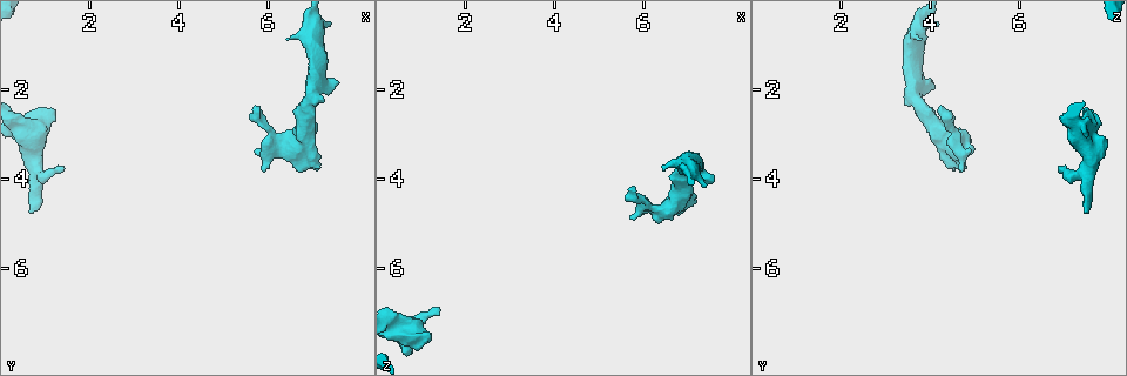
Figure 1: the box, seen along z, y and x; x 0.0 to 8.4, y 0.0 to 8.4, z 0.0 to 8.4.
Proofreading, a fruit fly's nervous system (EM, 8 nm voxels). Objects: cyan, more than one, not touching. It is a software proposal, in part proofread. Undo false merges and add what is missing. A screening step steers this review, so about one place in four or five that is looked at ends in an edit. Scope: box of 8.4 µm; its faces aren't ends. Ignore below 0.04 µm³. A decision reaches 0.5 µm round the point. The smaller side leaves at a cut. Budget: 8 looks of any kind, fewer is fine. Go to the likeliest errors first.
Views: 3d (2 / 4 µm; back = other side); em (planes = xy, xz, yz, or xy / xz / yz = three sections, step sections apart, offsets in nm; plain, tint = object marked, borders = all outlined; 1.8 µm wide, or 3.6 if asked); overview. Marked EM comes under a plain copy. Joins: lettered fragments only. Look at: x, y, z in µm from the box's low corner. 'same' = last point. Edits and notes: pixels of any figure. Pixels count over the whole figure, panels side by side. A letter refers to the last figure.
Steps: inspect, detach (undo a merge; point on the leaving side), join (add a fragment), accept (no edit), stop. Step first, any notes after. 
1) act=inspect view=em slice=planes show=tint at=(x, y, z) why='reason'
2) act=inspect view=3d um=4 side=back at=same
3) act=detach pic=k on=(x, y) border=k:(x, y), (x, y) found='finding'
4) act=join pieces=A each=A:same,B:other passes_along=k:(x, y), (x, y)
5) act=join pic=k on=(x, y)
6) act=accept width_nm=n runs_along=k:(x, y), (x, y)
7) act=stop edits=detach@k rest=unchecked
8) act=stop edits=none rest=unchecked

act=inspect view=em slice=planes show=borders at=(0.65, 4.75, 7.50) why='an open end'

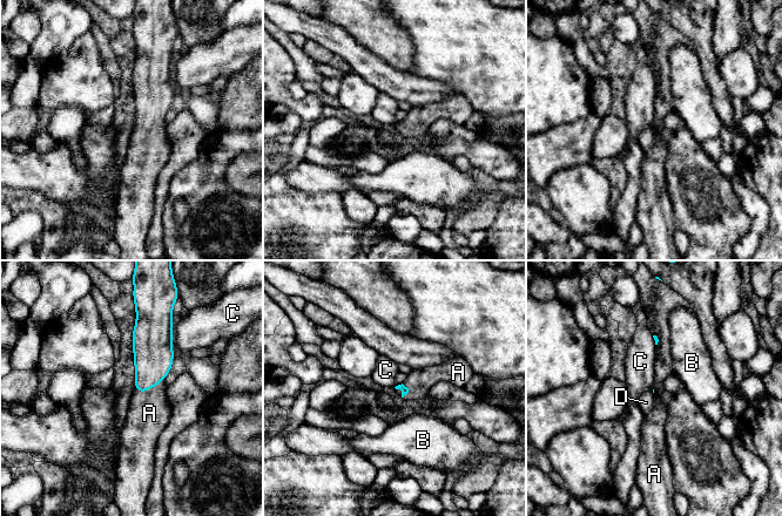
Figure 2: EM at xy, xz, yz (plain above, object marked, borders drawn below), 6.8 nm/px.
act=join pieces=A each=A:same,B:other,C:other,D:other found='the cell continues'

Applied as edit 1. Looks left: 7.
act=inspect view=3d um=4 at=(6.40, 0.95, 3.70) why='an open end'

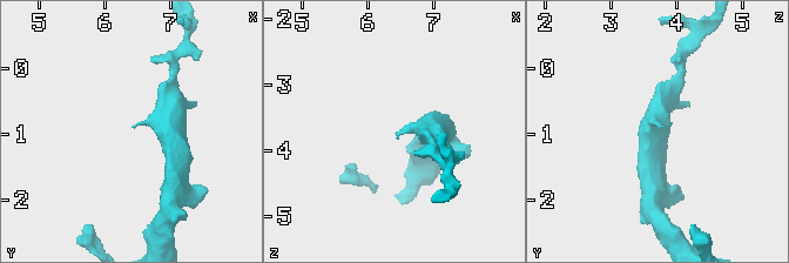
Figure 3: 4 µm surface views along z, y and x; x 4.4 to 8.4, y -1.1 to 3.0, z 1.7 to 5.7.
act=inspect view=em slice=planes show=borders at=(6.40, 0.90, 3.80) why='shape alone is not enough'

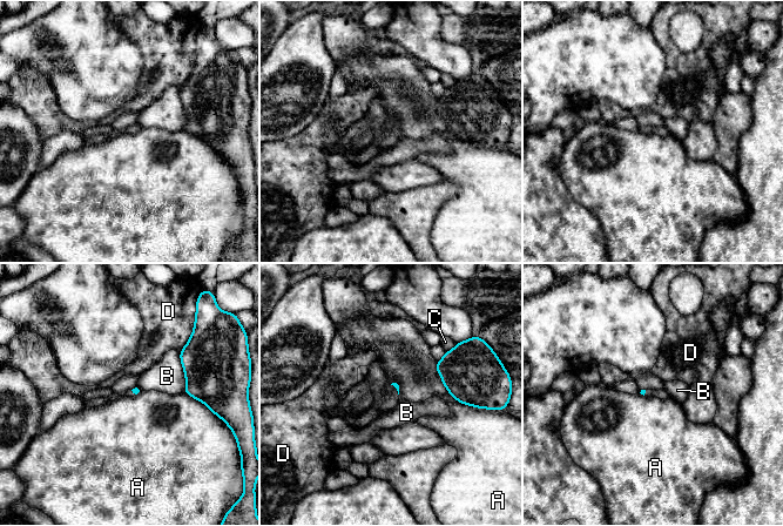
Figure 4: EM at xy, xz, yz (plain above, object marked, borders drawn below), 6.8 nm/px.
act=accept each=A:other,B:other,C:other,D:other border=4:(437, 361), (445, 389), (472, 406) found='no lettered fragment goes on from it'

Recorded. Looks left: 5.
act=inspect view=em um=3.6 slice=xy step=8 show=borders at=(1.25, 2.45, 7.45) why='free end'

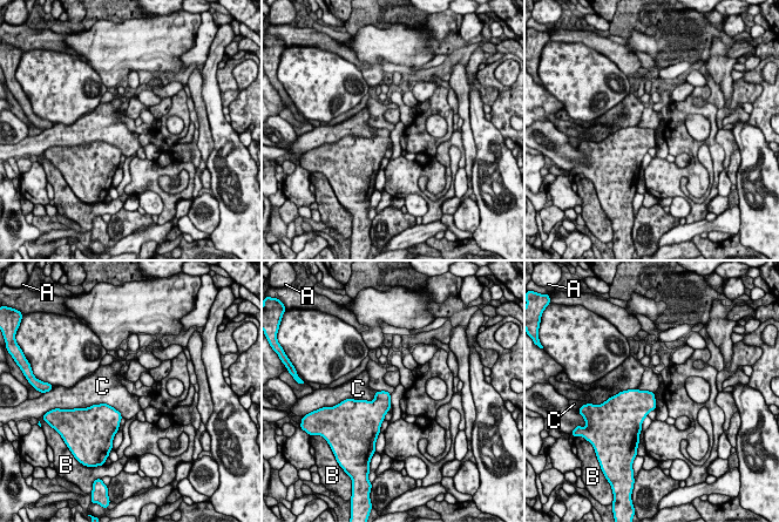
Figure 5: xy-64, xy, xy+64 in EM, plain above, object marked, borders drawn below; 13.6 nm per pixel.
act=accept longest_contact=C:460nm each=A:other,B:other,C:other found='no lettered fragment goes on from it'

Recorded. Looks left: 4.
act=stop edits=join@2 rest=unchecked

